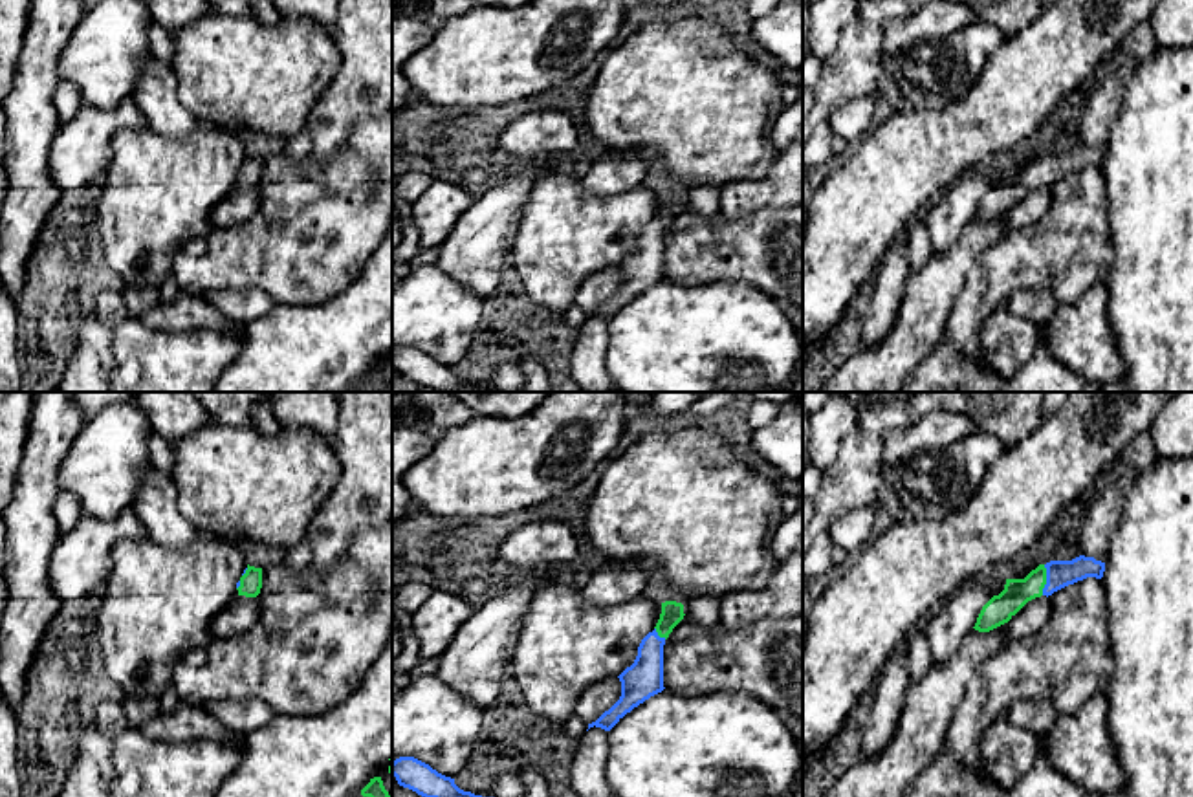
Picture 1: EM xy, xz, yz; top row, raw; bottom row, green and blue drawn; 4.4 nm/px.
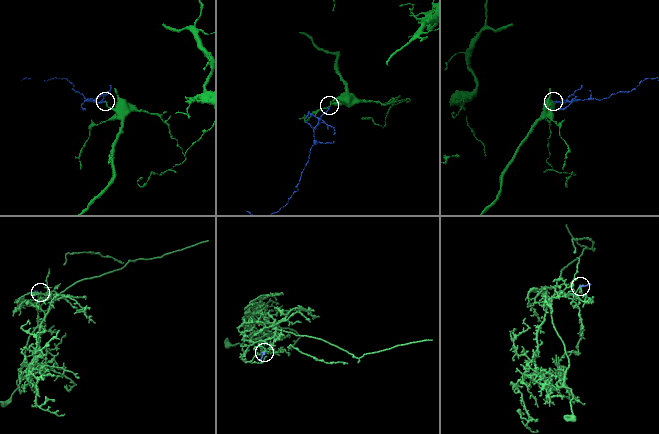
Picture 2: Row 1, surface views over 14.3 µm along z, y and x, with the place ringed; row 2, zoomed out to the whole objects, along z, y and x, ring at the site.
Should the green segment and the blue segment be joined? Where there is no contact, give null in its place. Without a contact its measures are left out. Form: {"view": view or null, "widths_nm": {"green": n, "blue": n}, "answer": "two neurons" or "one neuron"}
{"view": "yz", "widths_nm": {"green": 120, "blue": 120}, "answer": "one neuron"}

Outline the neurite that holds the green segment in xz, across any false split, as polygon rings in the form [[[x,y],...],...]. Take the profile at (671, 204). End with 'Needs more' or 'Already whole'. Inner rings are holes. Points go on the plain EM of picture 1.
[[[662,192],[662,203],[654,220],[641,229],[634,253],[618,266],[621,271],[619,289],[596,311],[588,313],[588,319],[596,315],[610,321],[627,302],[665,278],[663,235],[684,205],[682,192]]]. Needs more

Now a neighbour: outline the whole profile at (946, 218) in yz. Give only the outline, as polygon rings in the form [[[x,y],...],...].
[[[971,170],[955,181],[922,216],[931,238],[933,255],[947,253],[973,220],[982,196],[991,189],[988,176]]]

